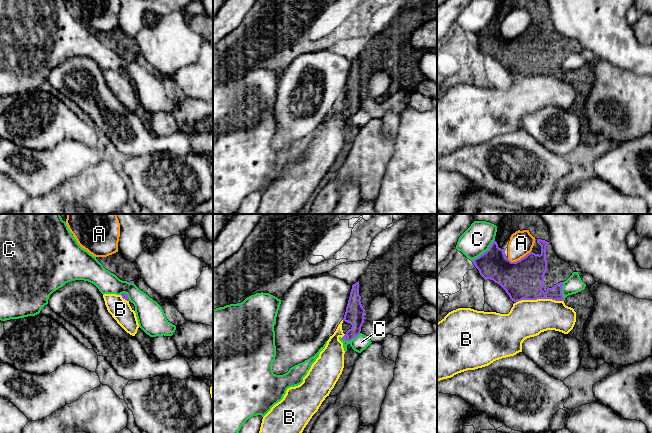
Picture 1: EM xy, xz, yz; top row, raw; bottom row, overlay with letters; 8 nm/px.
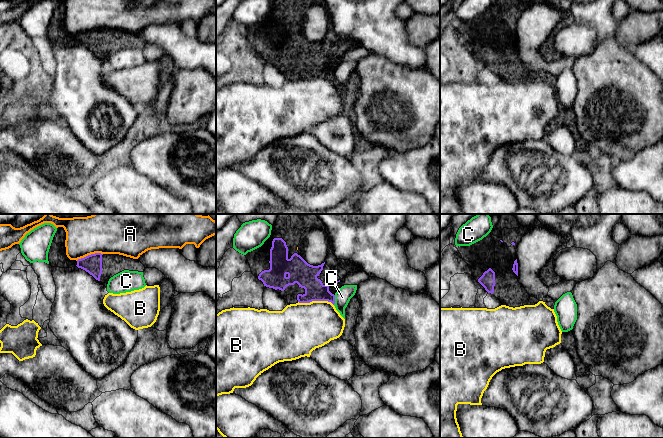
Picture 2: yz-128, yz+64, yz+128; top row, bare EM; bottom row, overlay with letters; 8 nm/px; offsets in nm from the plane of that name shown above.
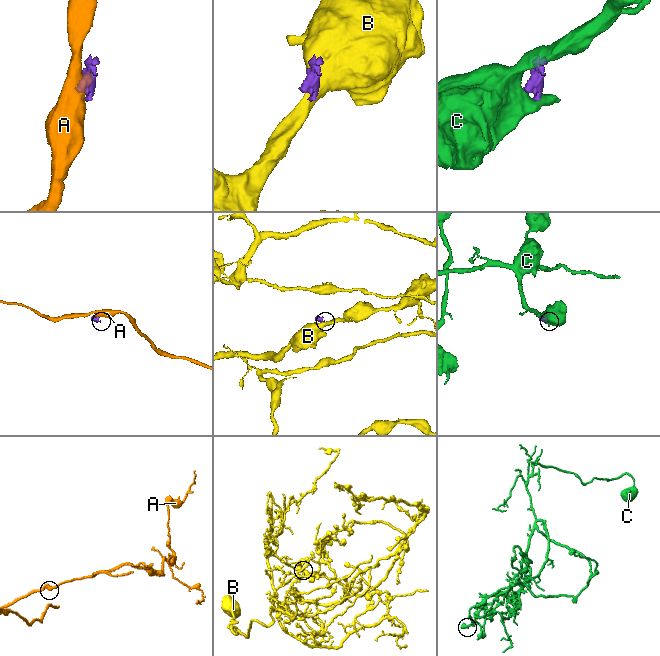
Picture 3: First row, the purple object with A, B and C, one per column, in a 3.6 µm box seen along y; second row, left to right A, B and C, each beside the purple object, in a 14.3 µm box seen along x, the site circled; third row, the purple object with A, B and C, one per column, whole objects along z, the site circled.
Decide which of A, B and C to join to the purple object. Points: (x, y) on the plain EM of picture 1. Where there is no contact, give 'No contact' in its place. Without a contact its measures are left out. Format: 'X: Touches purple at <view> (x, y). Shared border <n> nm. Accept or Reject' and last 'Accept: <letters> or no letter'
A: Touches purple at yz (518, 36). Shared border 200 nm. Reject
B: Touches purple at yz (539, 74). Shared border 380 nm. Reject
C: Touches purple at yz (484, 28). Shared border 260 nm. Reject
Accept: no letter

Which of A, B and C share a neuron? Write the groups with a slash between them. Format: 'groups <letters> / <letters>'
groups A / B / C

